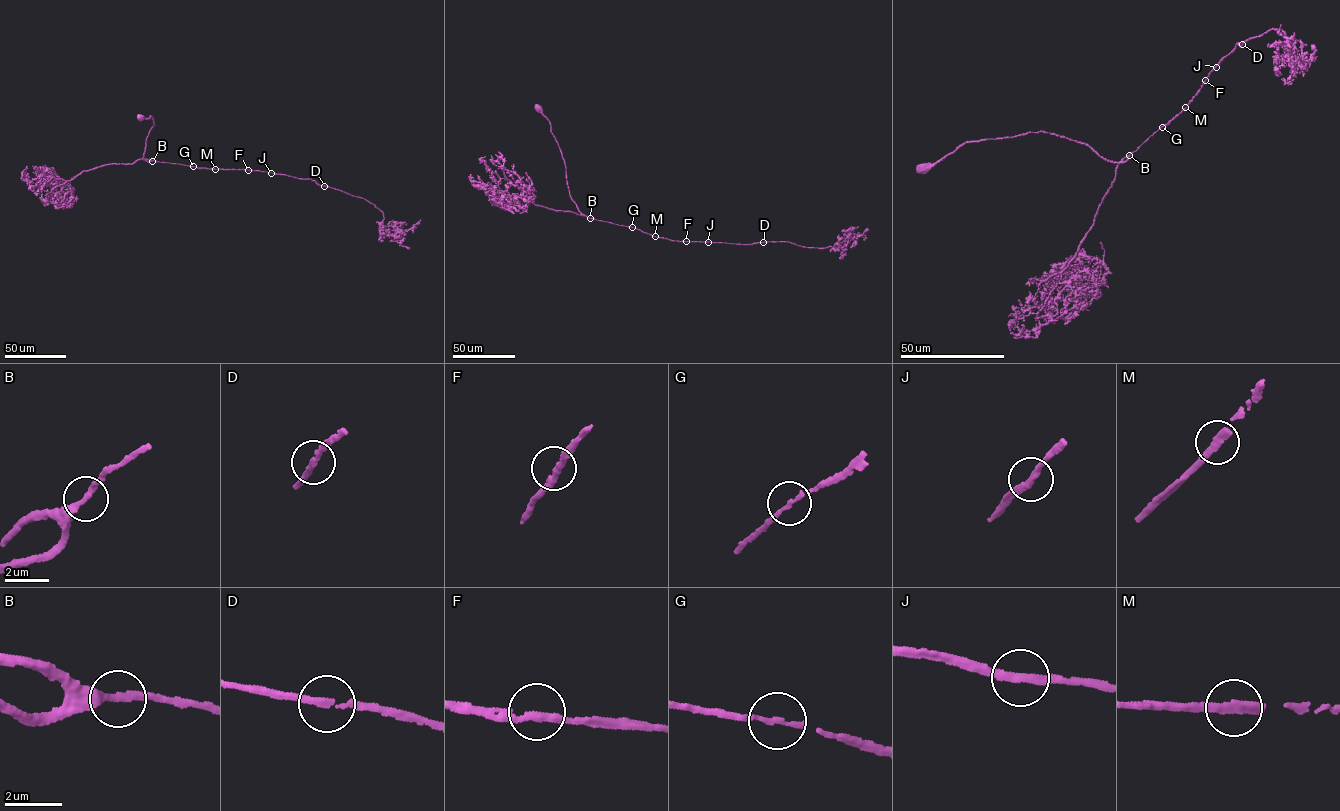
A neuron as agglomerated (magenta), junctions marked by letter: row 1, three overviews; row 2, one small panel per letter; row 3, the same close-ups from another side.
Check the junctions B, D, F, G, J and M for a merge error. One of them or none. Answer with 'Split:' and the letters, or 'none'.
Split: none

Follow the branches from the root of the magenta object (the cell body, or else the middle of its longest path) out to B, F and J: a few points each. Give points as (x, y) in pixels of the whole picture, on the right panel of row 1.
B: (925, 166), (934, 165), (966, 142), (1041, 131), (1086, 144), (1110, 161), (1123, 161), (1130, 155)
F: (925, 166), (934, 165), (966, 142), (1041, 131), (1086, 144), (1106, 159), (1123, 161), (1185, 107), (1205, 80)
J: (925, 166), (934, 165), (966, 142), (1041, 131), (1086, 144), (1110, 161), (1126, 161), (1185, 107), (1215, 67)

